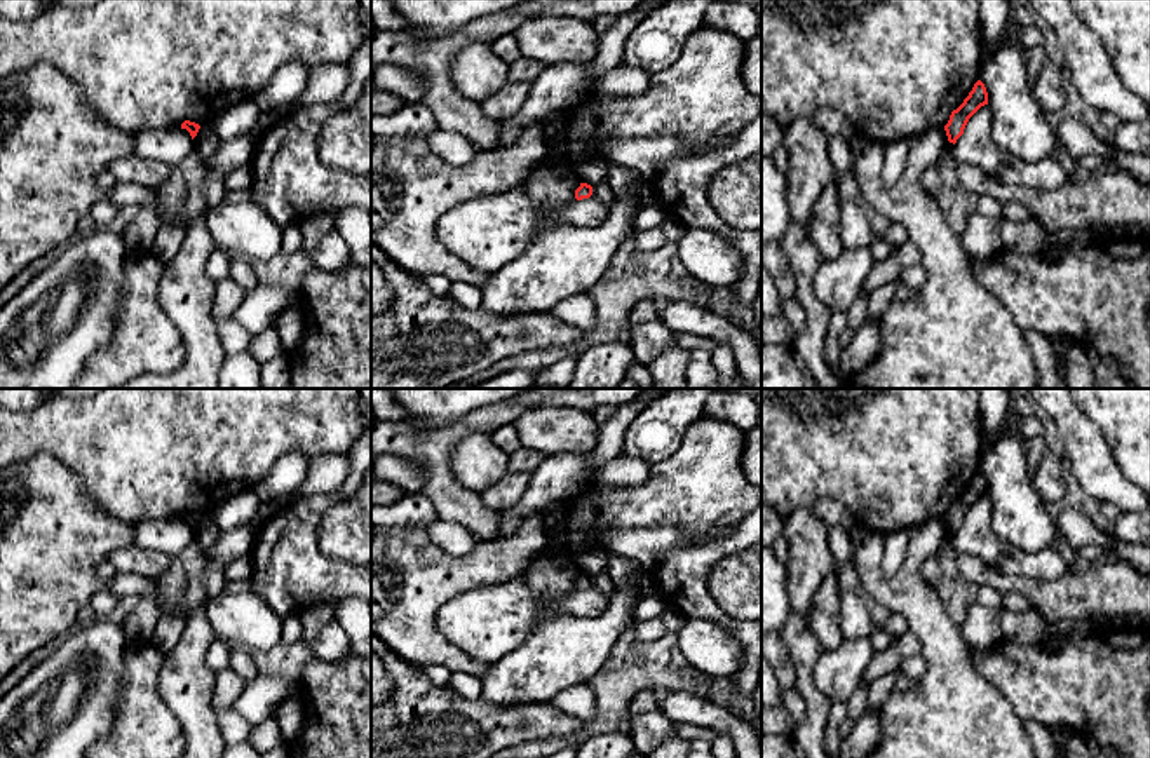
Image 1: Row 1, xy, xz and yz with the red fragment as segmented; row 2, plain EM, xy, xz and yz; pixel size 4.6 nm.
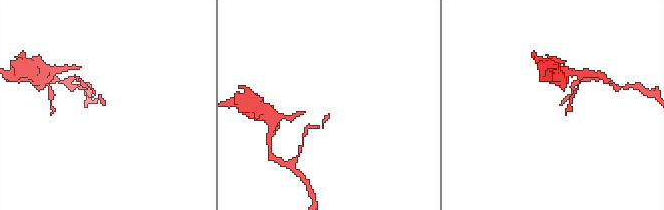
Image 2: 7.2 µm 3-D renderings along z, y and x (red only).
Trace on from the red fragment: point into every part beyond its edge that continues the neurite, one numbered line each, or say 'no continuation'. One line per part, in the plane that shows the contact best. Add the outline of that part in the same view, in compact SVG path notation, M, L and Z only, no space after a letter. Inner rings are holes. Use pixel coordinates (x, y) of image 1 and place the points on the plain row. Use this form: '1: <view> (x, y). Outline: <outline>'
no continuation

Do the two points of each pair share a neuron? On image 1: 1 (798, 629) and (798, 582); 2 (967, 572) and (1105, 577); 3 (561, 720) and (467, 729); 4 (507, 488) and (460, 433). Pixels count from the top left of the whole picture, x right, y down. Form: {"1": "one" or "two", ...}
{"1": "two", "2": "one", "3": "one", "4": "two"}

